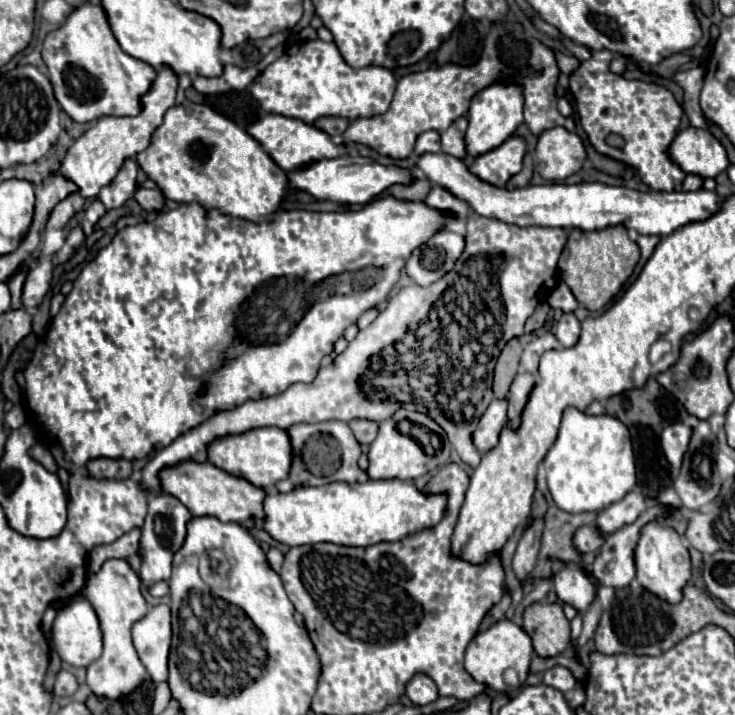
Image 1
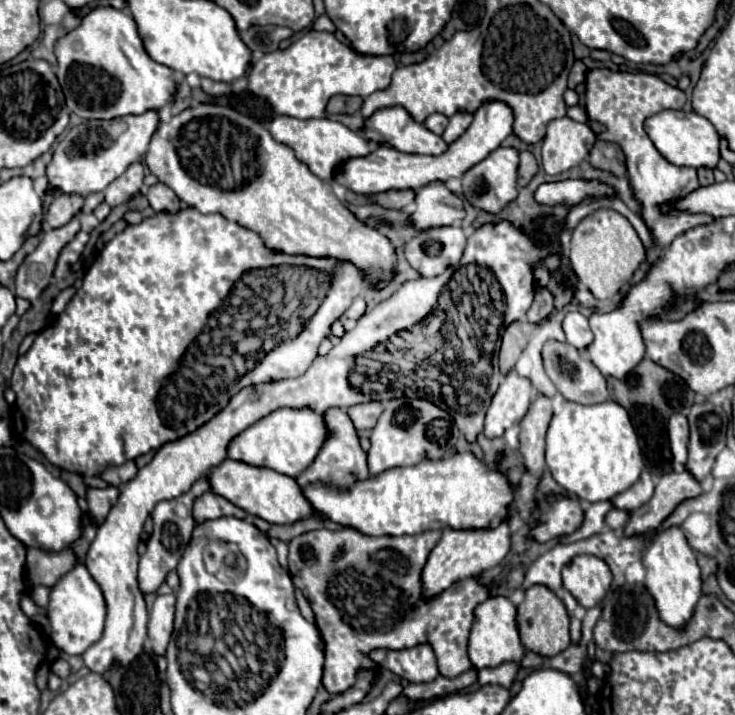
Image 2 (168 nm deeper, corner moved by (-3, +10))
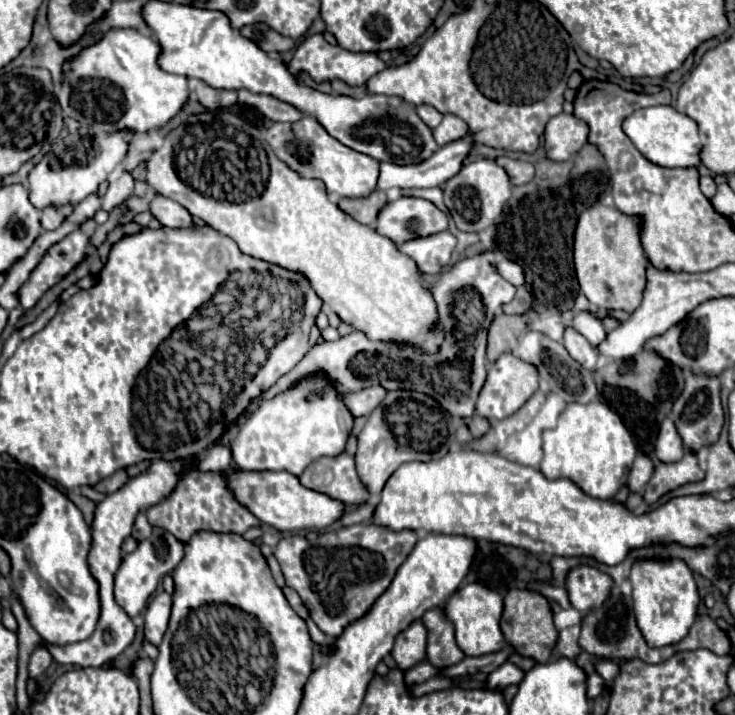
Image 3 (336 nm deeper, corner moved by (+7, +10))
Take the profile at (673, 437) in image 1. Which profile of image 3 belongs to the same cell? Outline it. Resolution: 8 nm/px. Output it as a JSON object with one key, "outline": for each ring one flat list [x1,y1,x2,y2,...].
{"outline":[[672,419,662,421,660,433,658,433,658,439,654,445,654,453,664,463,680,461,680,457,684,457,684,445,680,441,680,433]]}

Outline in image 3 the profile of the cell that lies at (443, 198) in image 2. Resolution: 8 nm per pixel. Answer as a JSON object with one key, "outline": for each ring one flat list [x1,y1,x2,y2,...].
{"outline":[[400,197,396,201,386,203,386,207,380,211,380,217,376,221,376,233,392,239,396,245,402,245,404,241,420,237,428,237,440,231,448,229,448,217,442,213,434,203,426,199,416,199,416,197]]}

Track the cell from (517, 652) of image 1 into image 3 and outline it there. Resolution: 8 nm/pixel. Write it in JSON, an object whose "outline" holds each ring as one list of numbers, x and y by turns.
{"outline":[[468,583,462,585,458,591,452,593,452,597,444,605,444,615,448,621,452,621,456,631,458,647,470,655,478,657,484,653,494,653,506,647,506,639,500,631,500,615,502,615,502,595,480,585,480,583]]}

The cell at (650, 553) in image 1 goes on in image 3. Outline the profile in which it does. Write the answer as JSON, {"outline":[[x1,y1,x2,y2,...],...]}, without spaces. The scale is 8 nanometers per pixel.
{"outline":[[680,559,674,561,638,561,632,565,630,583,634,587,634,613,640,633,650,647,664,647,682,641,698,615,698,587,692,571]]}

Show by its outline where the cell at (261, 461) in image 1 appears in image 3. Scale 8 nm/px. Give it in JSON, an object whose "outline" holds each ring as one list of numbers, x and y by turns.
{"outline":[[314,373,312,377,300,379,292,389,286,389,284,393,258,403,258,407,240,425,238,437,232,443,234,463,244,471,290,471,294,475,300,475,314,459,336,457,344,453,352,425,354,417,348,413,348,407,344,405,344,399,336,387,328,381,328,377,324,377,324,373]]}

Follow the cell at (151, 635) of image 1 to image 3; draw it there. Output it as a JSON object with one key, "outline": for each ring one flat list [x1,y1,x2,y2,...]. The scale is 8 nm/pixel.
{"outline":[[166,591,158,593,144,615,144,637,154,643,160,645,166,627,168,627,168,619,170,619,170,607,172,607,172,595,168,595]]}

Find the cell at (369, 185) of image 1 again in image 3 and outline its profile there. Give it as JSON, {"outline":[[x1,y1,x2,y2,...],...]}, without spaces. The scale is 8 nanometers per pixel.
{"outline":[[458,139,444,147,440,147,430,159,418,165,394,165,394,163,380,163,380,179,378,189,386,191,390,187,410,189,410,187,438,187,454,177,462,161,472,149,472,141]]}

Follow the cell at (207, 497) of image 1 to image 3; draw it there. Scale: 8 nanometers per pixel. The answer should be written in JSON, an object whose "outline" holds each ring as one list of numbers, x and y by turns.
{"outline":[[236,465,226,469,228,487,236,493,236,499,248,507,262,523,276,527,278,531,296,529,326,529,344,515,344,503,328,497,326,493,312,491,300,485,298,477,288,471,238,471]]}

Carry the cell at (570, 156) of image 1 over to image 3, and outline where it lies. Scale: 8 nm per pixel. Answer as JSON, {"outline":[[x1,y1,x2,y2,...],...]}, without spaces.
{"outline":[[560,113,552,117,544,131,548,157,554,161,572,159,588,139,588,125,574,115]]}

